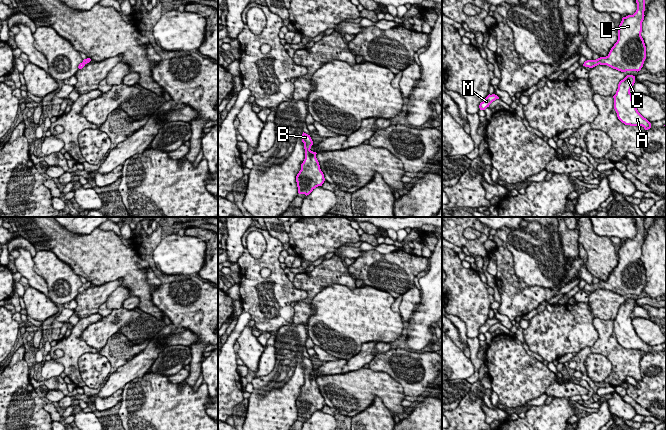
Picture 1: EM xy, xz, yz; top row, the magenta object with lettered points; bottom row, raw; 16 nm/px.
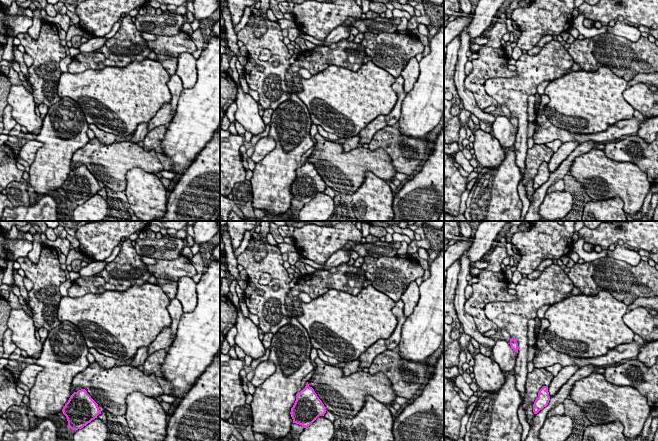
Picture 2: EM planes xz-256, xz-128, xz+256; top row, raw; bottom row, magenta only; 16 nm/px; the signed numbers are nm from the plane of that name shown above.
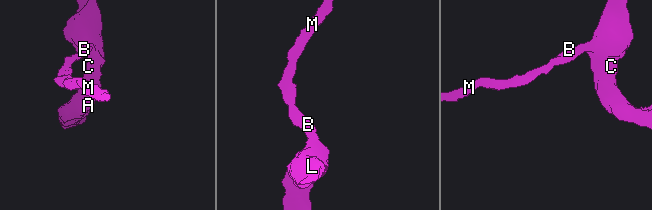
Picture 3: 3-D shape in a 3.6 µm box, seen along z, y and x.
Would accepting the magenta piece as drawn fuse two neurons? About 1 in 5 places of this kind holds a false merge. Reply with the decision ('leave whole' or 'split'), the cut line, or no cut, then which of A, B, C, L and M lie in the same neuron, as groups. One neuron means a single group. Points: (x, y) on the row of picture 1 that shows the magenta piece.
leave whole | no cut | A B C L M

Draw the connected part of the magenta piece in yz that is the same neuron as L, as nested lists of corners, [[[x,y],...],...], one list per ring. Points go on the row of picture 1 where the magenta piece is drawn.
[[[636,0],[637,10],[633,15],[622,18],[618,29],[618,40],[611,48],[606,57],[600,57],[596,60],[587,60],[583,66],[593,68],[597,65],[607,65],[621,72],[640,71],[646,59],[646,46],[641,36],[642,22],[644,20],[645,0]]]

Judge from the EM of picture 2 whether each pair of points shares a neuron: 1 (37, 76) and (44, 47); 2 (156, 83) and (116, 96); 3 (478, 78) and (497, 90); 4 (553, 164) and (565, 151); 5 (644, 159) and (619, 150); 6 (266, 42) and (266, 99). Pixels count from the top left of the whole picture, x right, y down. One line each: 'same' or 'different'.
1: same
2: same
3: different
4: same
5: same
6: same

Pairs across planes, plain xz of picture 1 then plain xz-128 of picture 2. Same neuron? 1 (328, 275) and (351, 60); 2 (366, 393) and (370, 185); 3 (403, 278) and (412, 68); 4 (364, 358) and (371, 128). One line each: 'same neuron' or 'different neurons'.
1: same neuron
2: different neurons
3: different neurons
4: same neuron

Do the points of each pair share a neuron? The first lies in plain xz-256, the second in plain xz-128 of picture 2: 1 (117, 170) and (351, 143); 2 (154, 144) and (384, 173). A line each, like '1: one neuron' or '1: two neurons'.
1: two neurons
2: two neurons

